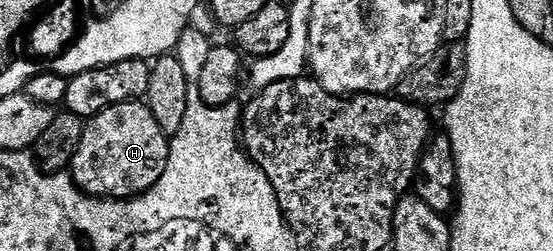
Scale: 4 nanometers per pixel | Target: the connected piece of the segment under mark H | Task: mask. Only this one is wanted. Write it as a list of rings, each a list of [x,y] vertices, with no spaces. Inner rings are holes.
[[[144,102],[116,104],[105,108],[85,125],[79,150],[75,150],[71,165],[73,181],[88,196],[129,200],[151,190],[151,186],[163,178],[163,170],[167,170],[169,141],[170,137],[159,130],[155,114],[151,114]]]

